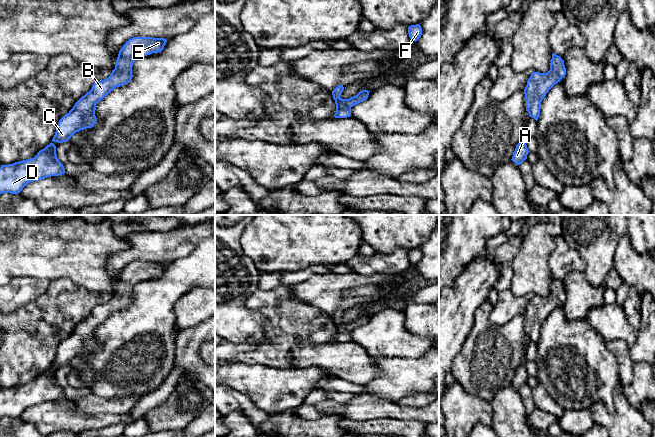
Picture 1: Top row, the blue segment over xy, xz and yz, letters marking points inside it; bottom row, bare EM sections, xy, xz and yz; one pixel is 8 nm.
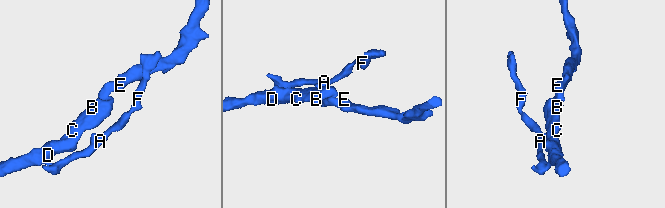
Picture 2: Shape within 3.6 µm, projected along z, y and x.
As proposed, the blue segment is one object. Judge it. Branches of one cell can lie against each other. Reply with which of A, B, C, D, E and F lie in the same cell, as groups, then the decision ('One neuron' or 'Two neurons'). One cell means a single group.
Groups: A B C D E F. One neuron

